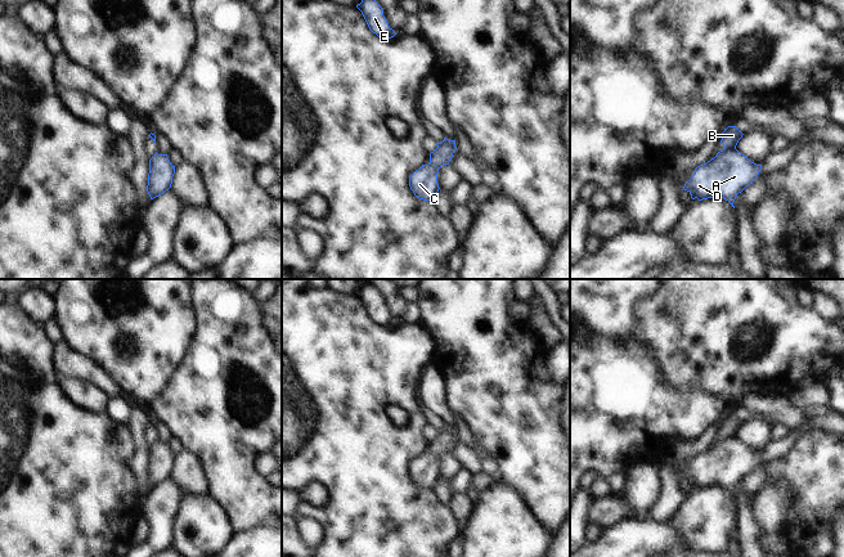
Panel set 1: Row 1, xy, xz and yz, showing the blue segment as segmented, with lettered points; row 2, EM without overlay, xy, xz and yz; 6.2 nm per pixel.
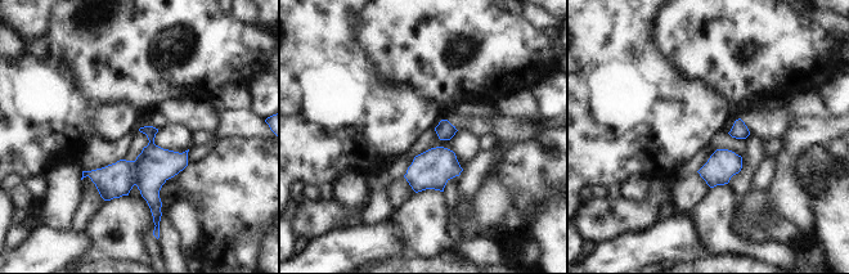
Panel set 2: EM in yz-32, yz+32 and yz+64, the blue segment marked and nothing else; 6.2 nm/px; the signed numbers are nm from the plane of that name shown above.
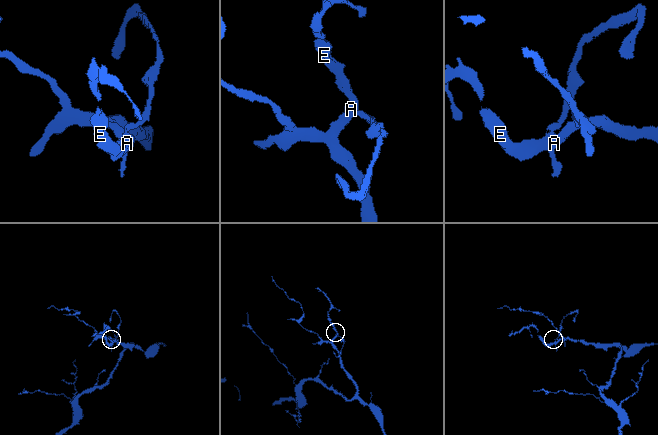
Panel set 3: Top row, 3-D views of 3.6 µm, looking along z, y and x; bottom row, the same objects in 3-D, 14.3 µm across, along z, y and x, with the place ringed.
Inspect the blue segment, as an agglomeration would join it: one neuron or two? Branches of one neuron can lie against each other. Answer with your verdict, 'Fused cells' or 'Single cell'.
Fused cells

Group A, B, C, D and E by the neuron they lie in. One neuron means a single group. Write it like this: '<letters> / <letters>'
A C D E / B

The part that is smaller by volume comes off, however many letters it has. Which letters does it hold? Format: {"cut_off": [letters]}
{"cut_off": ["B"]}

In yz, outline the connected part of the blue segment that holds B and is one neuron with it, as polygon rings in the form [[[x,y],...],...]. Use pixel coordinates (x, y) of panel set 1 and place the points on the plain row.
[[[728,414],[724,417],[724,419],[720,422],[720,432],[724,434],[724,437],[718,441],[724,440],[726,437],[736,437],[736,434],[742,423],[744,422],[736,414]]]

